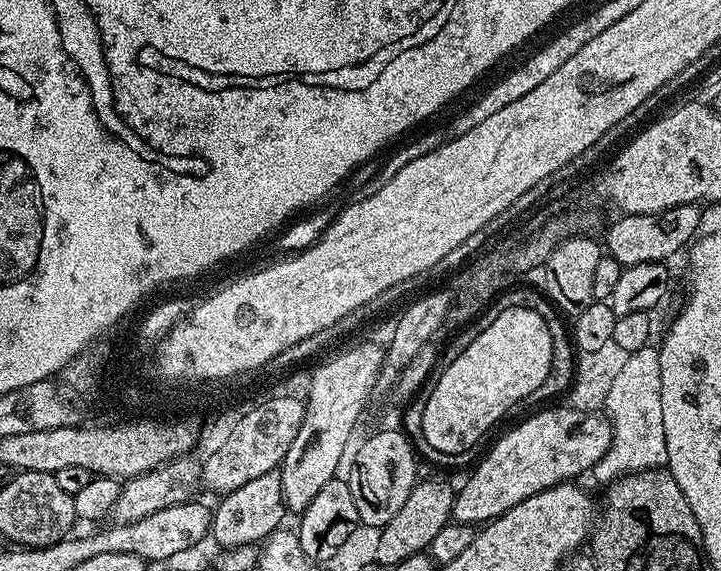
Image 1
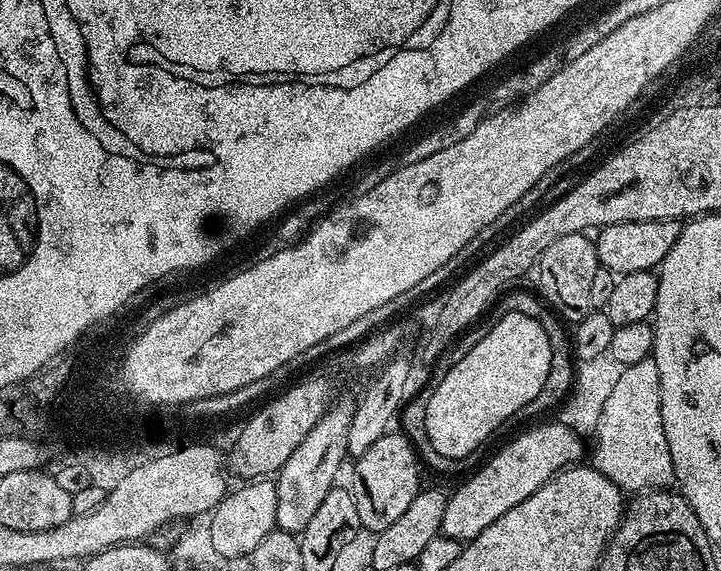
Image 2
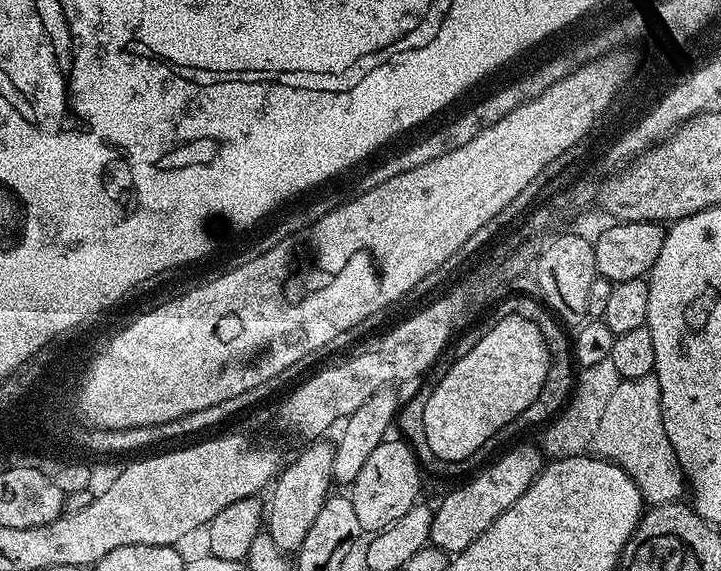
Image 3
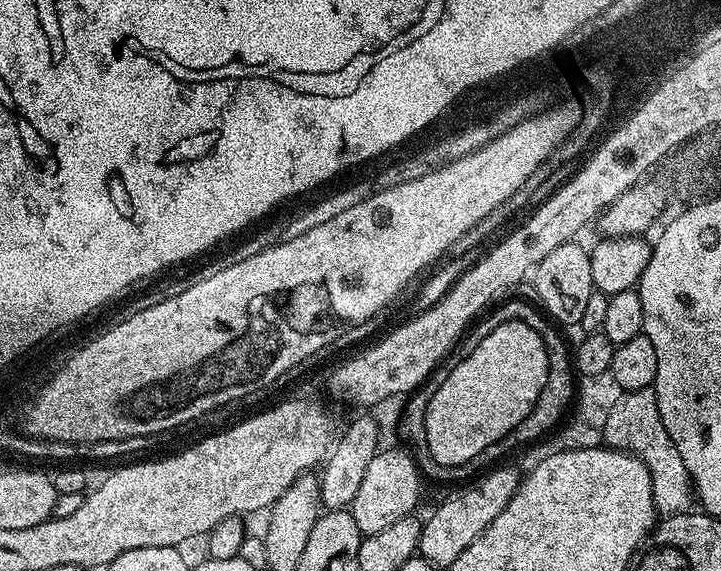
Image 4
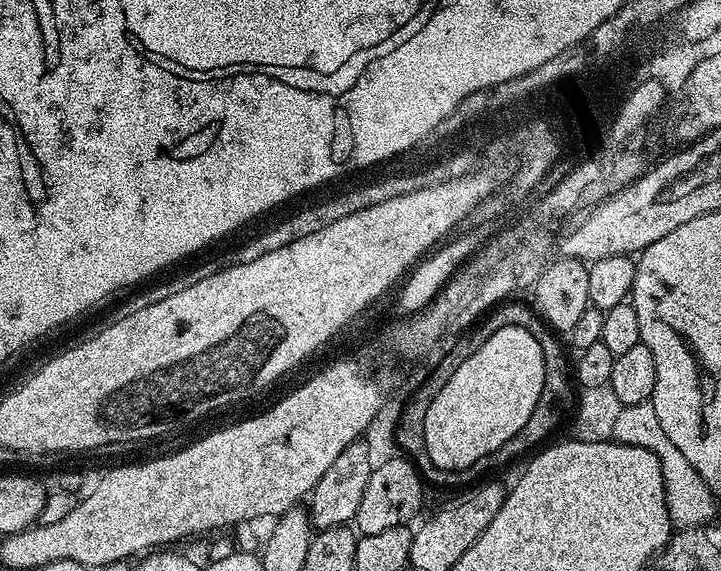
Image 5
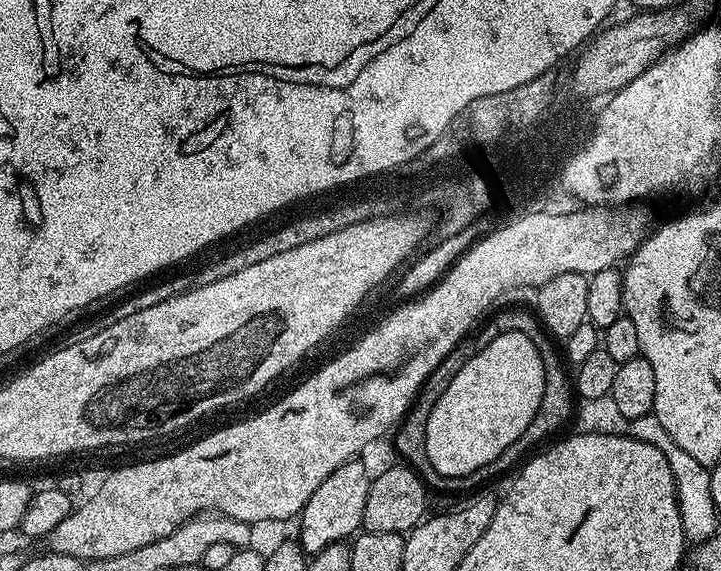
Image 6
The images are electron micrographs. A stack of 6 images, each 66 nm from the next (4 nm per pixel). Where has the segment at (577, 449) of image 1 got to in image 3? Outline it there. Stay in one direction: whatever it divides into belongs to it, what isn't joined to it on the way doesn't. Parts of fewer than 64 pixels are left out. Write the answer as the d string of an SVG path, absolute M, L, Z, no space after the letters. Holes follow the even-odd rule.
M520 444L517 448L509 450L505 456L497 458L493 464L488 464L477 476L469 478L465 484L457 486L453 492L448 492L444 496L444 501L440 505L435 505L432 513L432 525L430 526L430 544L433 548L441 548L443 552L455 554L466 550L478 534L482 534L534 482L534 478L540 473L540 469L546 463L541 449L528 444Z

